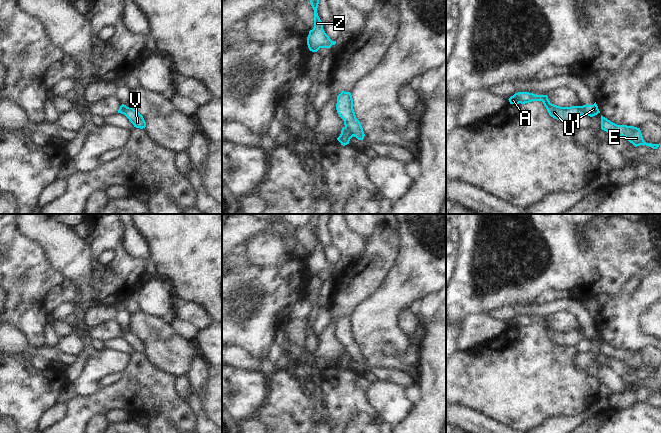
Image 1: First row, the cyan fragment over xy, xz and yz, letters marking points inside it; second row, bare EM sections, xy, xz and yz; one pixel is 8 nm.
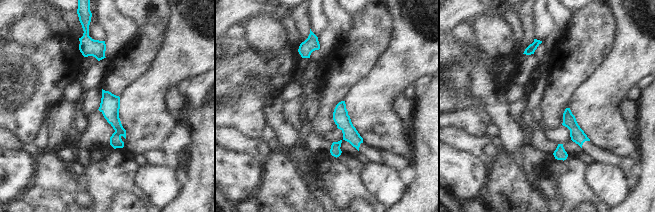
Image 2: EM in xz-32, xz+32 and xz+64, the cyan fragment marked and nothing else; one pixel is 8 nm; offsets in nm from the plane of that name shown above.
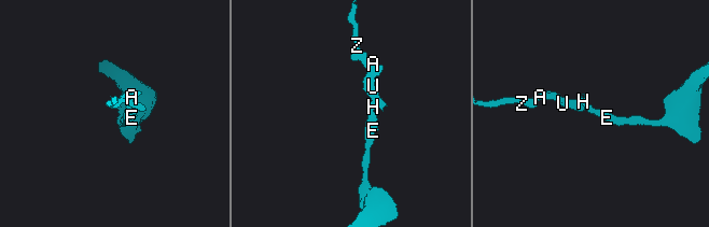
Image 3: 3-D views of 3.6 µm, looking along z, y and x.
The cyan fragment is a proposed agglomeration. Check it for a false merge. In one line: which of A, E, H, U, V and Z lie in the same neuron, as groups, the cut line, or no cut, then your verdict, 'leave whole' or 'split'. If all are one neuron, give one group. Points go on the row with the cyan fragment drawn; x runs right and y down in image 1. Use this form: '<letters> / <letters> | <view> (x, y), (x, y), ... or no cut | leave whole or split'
A U V Z / E H | xz (345, 125), (353, 135) | split

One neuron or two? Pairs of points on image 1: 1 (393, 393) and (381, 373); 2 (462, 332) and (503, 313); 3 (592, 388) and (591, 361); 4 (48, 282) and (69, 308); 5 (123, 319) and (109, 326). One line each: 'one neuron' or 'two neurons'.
1: two neurons
2: two neurons
3: two neurons
4: two neurons
5: two neurons

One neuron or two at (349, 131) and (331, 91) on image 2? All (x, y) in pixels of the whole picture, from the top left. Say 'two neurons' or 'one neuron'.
two neurons

